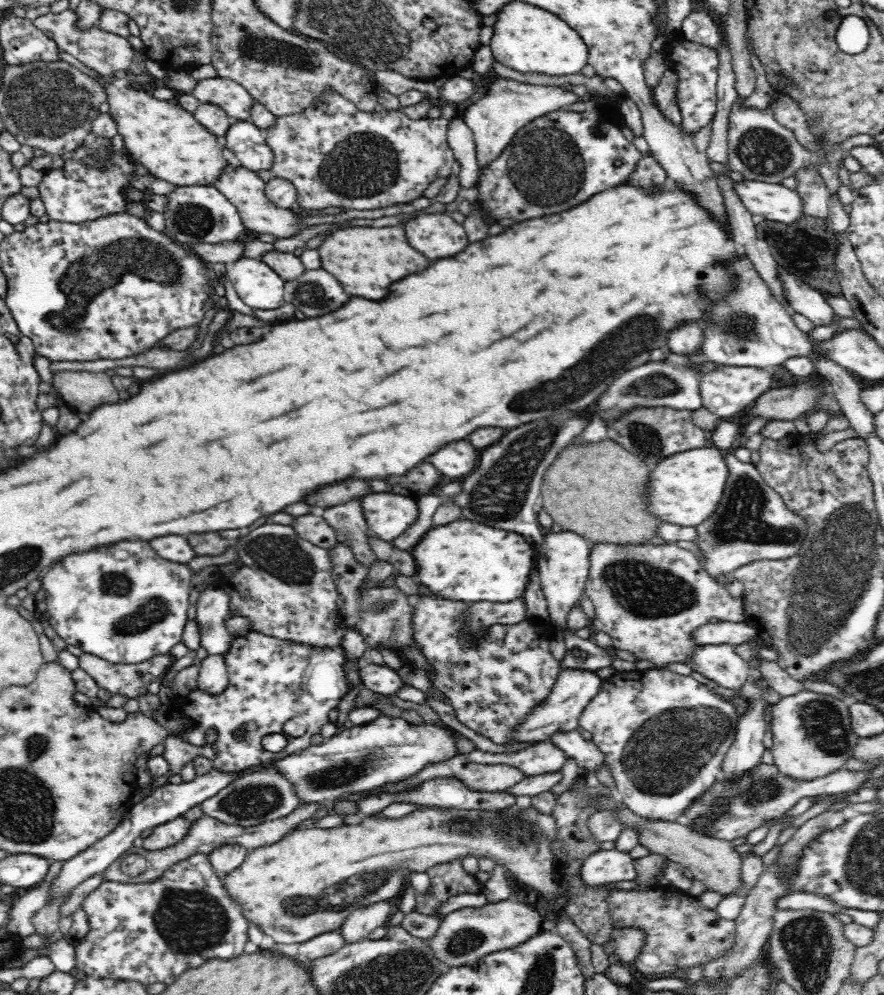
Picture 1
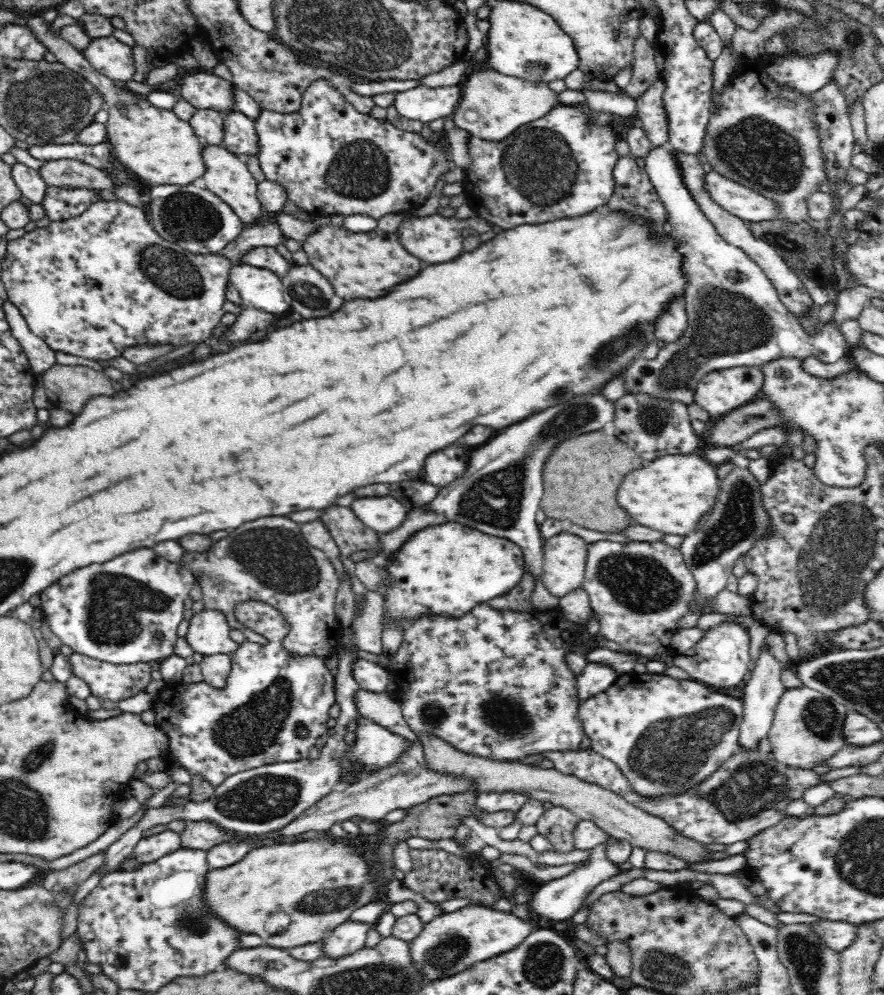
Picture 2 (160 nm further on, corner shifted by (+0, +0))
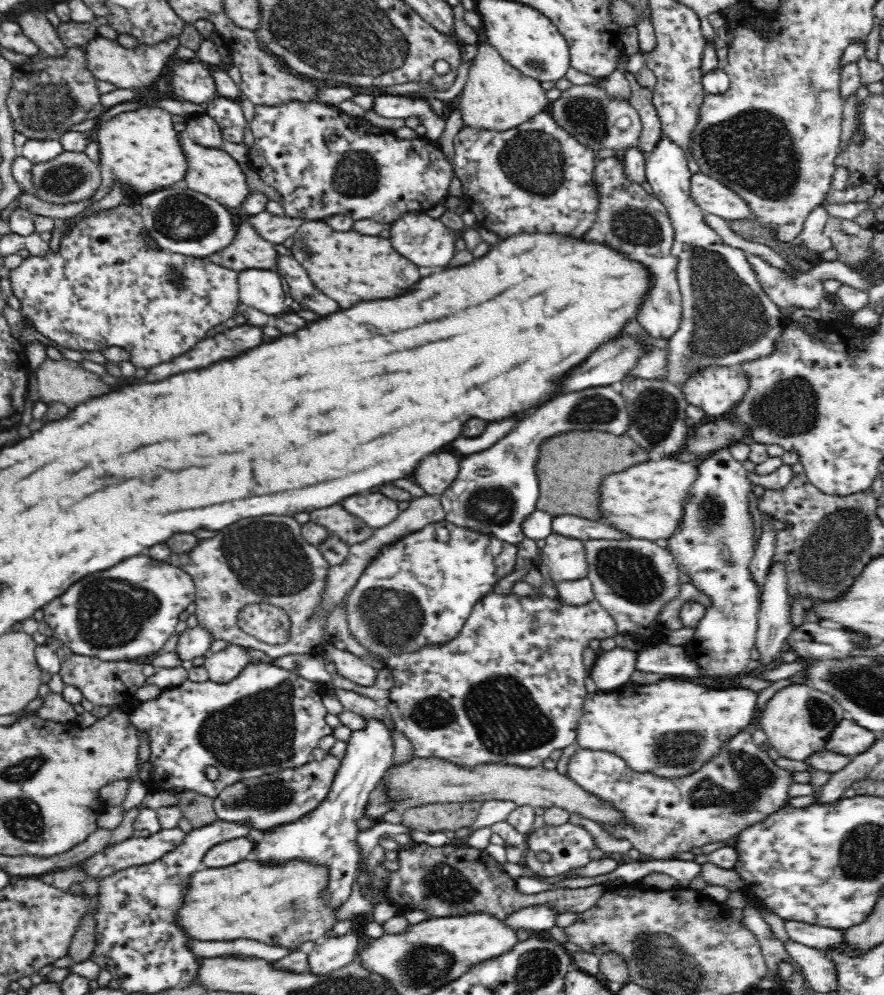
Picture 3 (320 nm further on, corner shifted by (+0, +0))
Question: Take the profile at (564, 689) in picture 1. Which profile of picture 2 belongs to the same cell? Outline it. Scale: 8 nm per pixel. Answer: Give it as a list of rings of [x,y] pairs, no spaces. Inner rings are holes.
[[[590,662],[577,675],[577,695],[581,701],[588,700],[590,696],[604,692],[620,678],[621,673],[616,672],[609,664]]]

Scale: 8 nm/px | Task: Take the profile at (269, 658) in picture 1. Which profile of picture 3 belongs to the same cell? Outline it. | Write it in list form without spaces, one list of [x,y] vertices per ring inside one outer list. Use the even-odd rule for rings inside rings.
[[[260,662],[250,663],[236,678],[225,683],[218,683],[214,681],[206,682],[192,682],[188,679],[184,684],[174,687],[164,687],[161,689],[160,694],[153,700],[140,702],[138,705],[131,707],[128,710],[128,721],[136,727],[136,733],[146,733],[150,745],[149,762],[152,764],[154,771],[146,781],[146,786],[149,789],[157,791],[168,791],[169,793],[180,794],[182,792],[198,792],[203,796],[212,798],[213,801],[220,796],[220,792],[236,782],[244,782],[250,778],[260,778],[264,774],[278,774],[282,770],[290,770],[304,766],[312,759],[312,751],[318,748],[318,741],[324,736],[331,734],[333,728],[326,724],[324,716],[326,716],[326,708],[322,705],[322,696],[329,691],[330,688],[326,687],[324,683],[312,683],[308,679],[302,678],[300,675],[276,667],[273,662]],[[214,767],[218,770],[218,779],[209,780],[207,777],[207,768]]]

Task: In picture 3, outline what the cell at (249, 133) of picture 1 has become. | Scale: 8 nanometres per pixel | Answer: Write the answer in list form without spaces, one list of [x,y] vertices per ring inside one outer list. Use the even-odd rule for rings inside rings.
[[[217,93],[204,107],[206,108],[205,113],[210,115],[220,127],[223,140],[236,142],[236,144],[243,142],[248,122],[240,109],[239,101]]]

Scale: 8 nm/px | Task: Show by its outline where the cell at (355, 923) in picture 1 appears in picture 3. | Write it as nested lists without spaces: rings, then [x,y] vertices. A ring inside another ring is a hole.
[[[349,931],[345,936],[324,938],[307,949],[308,973],[327,975],[350,964],[358,955],[362,939]]]

